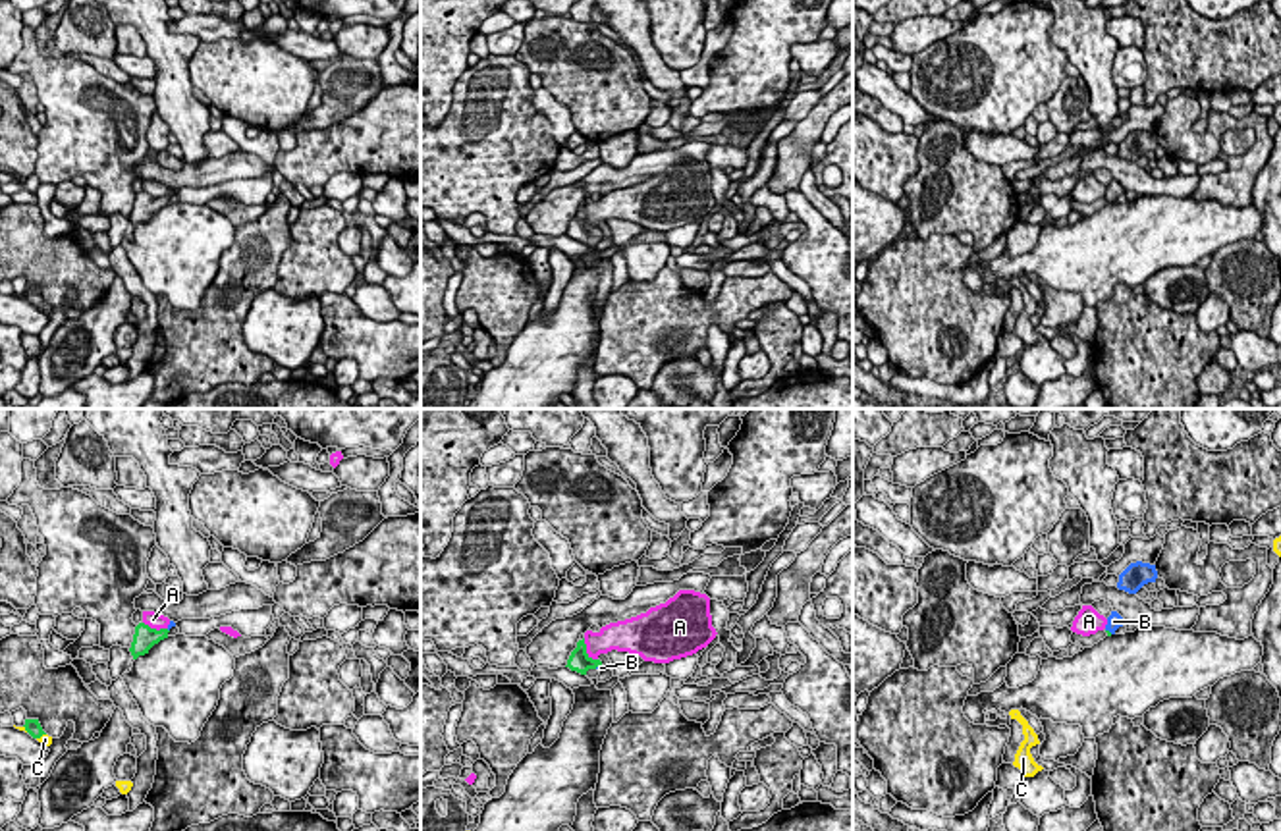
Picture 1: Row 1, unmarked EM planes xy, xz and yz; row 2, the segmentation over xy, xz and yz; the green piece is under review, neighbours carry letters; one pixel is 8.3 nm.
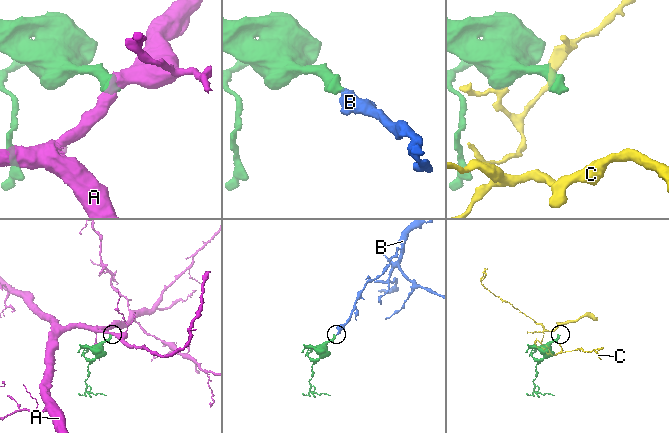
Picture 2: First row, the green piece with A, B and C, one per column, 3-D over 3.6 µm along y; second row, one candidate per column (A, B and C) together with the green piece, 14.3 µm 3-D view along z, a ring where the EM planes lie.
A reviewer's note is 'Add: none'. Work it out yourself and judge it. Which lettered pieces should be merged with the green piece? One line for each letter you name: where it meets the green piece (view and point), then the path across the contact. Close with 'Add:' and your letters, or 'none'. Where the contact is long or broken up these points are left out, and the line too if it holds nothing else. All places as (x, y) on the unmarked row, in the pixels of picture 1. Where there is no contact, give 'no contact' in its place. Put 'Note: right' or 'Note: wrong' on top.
Note: wrong
B: xz (597, 234) | across xz (579, 228), (597, 234), (600, 236)
Add: B

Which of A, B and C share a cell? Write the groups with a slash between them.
A / B / C

